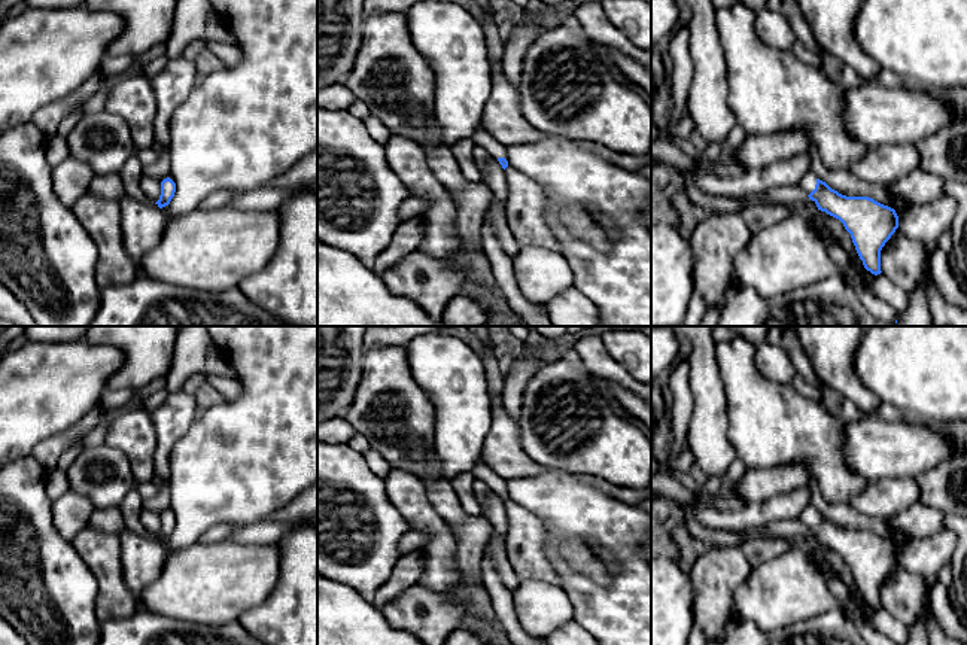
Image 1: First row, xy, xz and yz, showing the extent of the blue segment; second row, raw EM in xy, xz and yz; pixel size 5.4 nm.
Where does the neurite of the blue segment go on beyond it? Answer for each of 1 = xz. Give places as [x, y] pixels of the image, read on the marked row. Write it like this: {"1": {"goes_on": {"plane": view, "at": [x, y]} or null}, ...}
{"1": {"goes_on": {"plane": "xz", "at": [482, 137]}}}

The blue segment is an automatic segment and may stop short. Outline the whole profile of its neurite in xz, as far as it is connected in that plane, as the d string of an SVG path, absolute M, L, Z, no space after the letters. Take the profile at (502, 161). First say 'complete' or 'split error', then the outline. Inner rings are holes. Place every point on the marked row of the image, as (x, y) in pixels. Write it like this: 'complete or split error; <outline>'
split error; M478 127L471 139L496 158L504 170L508 167L508 161L504 158L505 147L499 144L484 128Z

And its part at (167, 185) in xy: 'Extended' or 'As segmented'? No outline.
As segmented

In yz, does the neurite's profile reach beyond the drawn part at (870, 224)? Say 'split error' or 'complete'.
split error

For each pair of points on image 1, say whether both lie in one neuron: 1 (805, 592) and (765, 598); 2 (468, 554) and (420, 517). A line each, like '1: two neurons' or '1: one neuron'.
1: one neuron
2: two neurons

